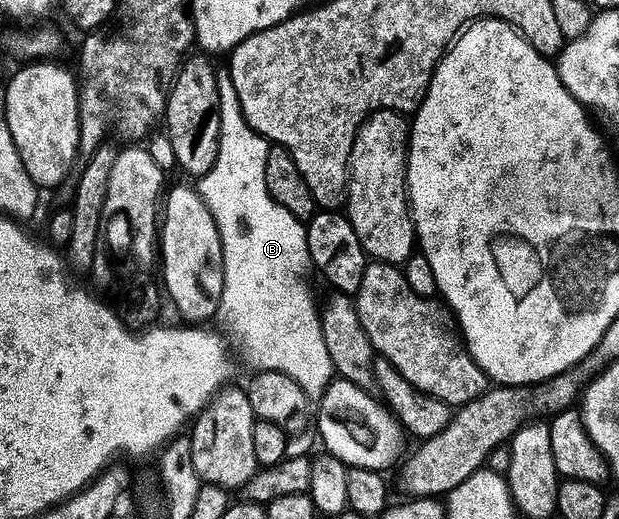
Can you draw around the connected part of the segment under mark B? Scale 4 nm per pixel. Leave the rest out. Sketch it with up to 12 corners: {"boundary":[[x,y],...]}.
{"boundary":[[271,143],[219,146],[196,186],[223,246],[218,322],[252,372],[318,400],[336,373],[307,225]]}

